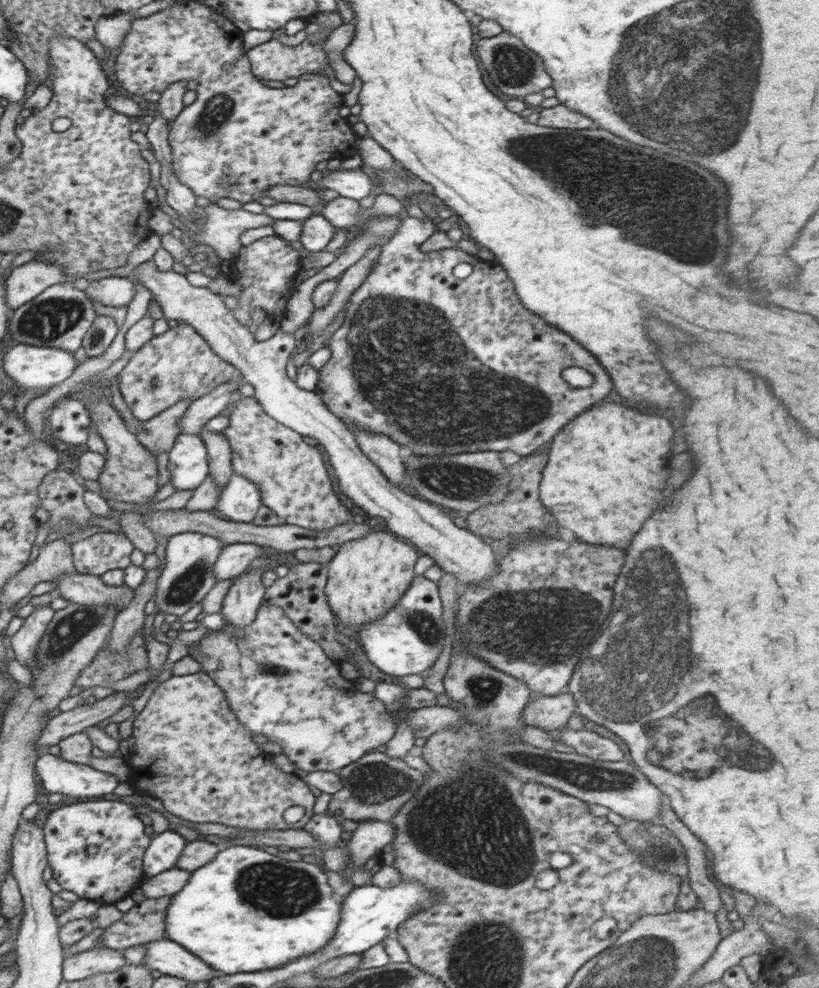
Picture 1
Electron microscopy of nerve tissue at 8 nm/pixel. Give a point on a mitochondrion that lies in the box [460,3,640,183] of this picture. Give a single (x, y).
(512, 67)

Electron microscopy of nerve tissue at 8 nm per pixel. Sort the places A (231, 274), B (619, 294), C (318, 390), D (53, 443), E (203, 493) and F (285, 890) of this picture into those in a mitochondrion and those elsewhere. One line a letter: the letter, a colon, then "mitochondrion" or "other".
A: other
B: other
C: other
D: other
E: other
F: mitochondrion

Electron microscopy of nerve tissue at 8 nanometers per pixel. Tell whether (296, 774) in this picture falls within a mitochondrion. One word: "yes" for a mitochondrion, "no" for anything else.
no

